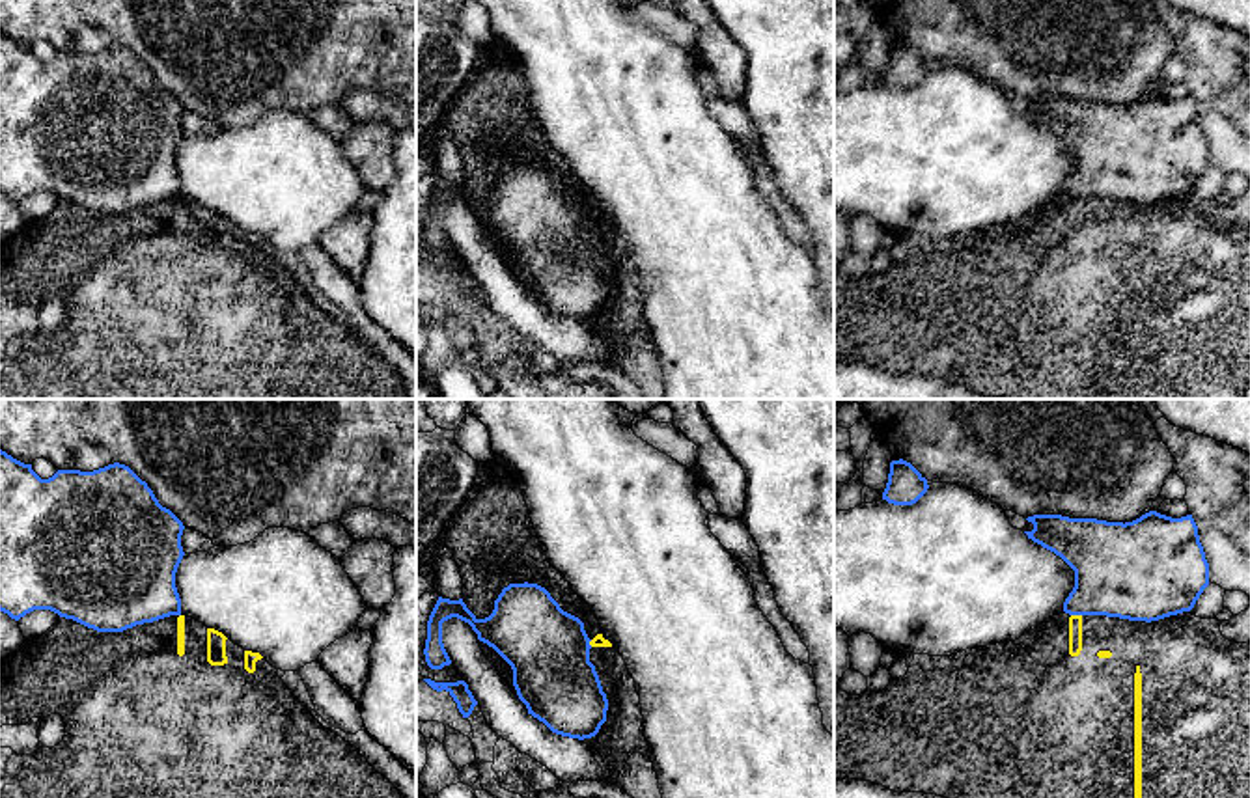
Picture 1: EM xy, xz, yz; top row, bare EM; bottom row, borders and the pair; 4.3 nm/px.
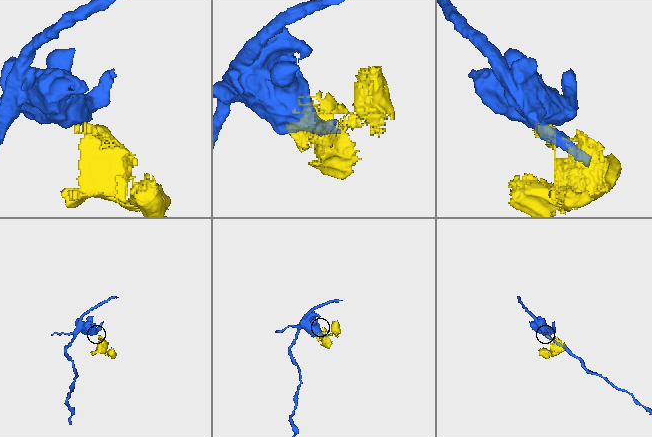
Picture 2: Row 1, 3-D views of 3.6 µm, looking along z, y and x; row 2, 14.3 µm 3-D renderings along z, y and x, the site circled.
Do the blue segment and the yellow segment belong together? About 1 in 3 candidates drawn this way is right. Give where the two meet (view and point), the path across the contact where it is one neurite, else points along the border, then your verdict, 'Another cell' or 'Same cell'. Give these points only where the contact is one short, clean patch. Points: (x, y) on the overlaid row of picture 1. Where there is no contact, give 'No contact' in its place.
Touches blue at yz (1077, 614). Boundary: yz (1071, 614), (1081, 616). Another cell

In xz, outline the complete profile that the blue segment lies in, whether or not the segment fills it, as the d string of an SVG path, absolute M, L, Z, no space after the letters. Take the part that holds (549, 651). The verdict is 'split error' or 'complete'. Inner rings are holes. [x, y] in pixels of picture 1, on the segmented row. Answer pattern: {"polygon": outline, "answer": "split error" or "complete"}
{"polygon": "M509 584L489 617L478 619L463 602L438 597L425 640L425 662L442 669L451 660L442 643L442 623L457 617L513 669L513 686L528 714L552 733L591 738L606 722L608 699L595 666L584 623L563 612L537 584Z", "answer": "complete"}

